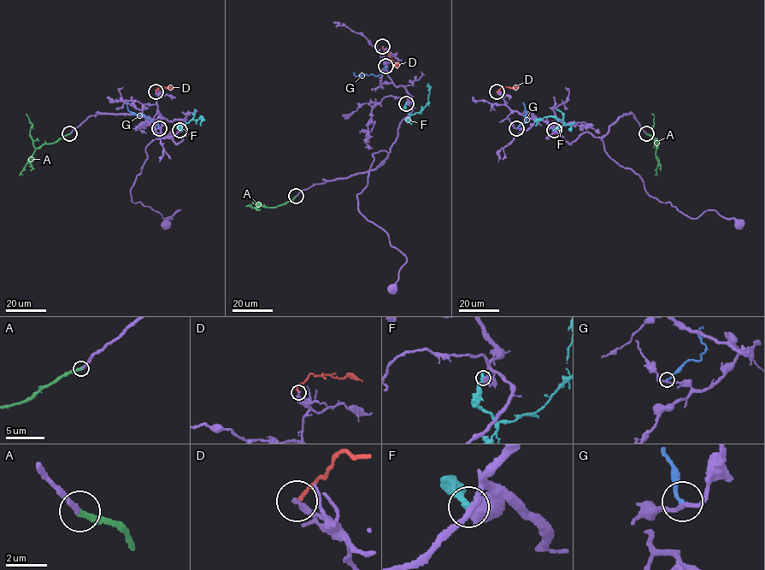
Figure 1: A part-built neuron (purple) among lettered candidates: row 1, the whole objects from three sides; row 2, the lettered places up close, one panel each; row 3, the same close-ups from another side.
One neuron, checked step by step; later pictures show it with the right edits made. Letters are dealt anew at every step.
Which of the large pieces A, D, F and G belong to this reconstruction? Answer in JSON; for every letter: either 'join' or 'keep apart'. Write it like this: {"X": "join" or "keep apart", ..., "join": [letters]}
{"A": "join", "D": "keep apart", "F": "keep apart", "G": "keep apart", "join": ["A"]}

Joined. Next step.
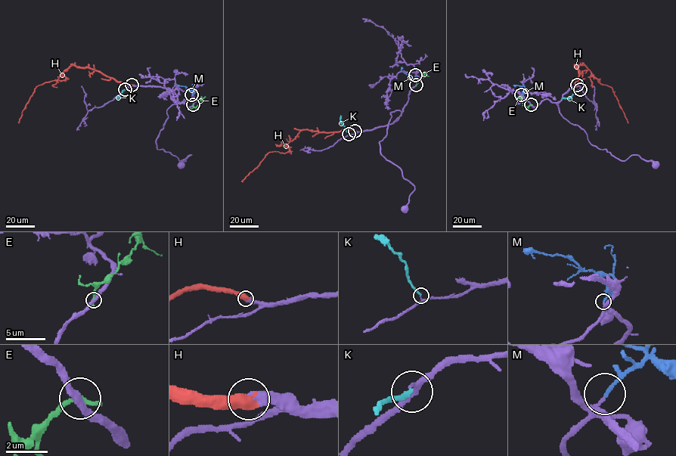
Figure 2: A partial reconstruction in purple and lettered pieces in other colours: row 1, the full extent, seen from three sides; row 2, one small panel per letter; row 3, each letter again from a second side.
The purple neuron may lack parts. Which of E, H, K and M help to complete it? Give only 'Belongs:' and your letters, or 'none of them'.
Belongs: H, M

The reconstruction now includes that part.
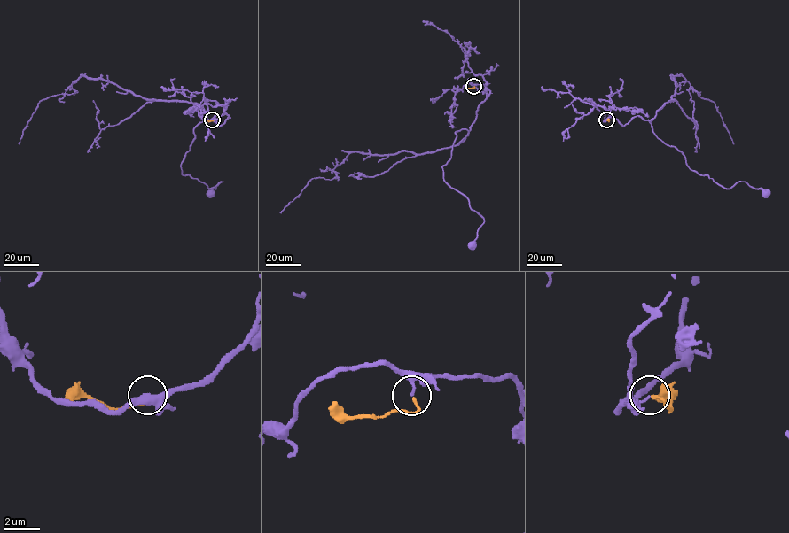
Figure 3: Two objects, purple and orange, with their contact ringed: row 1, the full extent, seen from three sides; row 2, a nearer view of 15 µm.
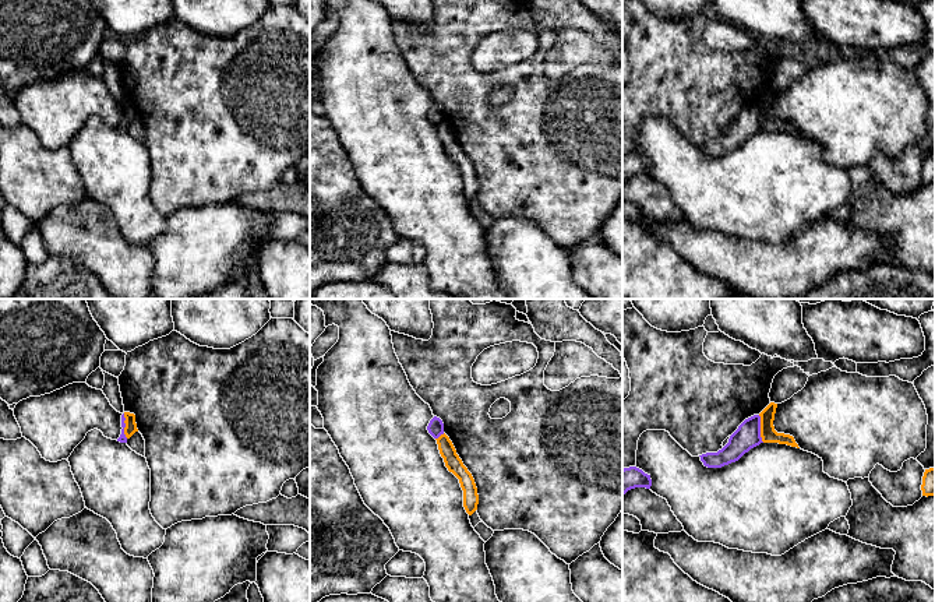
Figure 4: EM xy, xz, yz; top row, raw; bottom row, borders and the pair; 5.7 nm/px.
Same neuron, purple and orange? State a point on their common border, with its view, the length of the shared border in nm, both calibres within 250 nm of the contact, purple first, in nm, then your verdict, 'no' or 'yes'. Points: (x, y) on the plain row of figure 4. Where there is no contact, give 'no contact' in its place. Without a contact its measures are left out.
meets purple in yz at (759, 116); contact 160 nm long; 150 nm thick on the purple side, 90 nm on the other; no

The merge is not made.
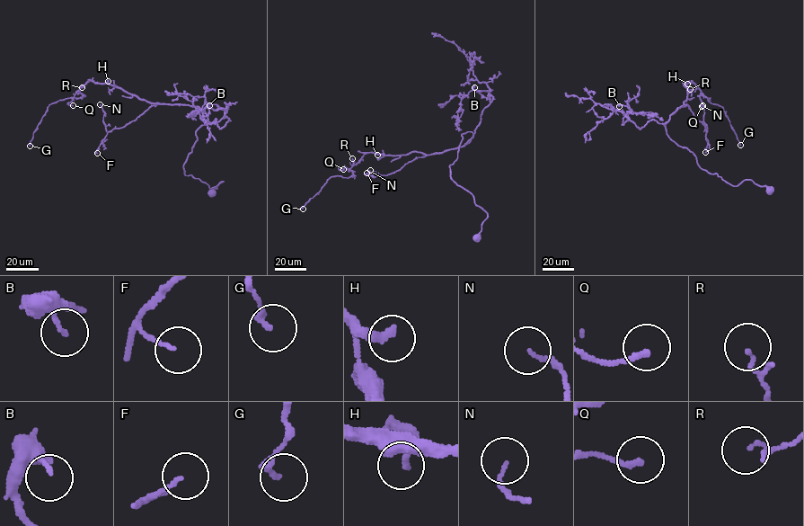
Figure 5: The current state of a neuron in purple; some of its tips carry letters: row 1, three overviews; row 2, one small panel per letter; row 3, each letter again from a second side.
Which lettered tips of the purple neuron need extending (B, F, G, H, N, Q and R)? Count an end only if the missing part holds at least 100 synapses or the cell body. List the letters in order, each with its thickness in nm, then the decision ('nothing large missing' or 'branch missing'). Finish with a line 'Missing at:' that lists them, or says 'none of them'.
B: 130 nm thick; nothing large missing
F: 100 nm thick; nothing large missing
G: 200 nm thick; nothing large missing
H: 280 nm thick; nothing large missing
N: 120 nm thick; nothing large missing
Q: 170 nm thick; nothing large missing
R: 90 nm thick; nothing large missing
Missing at: none of them

